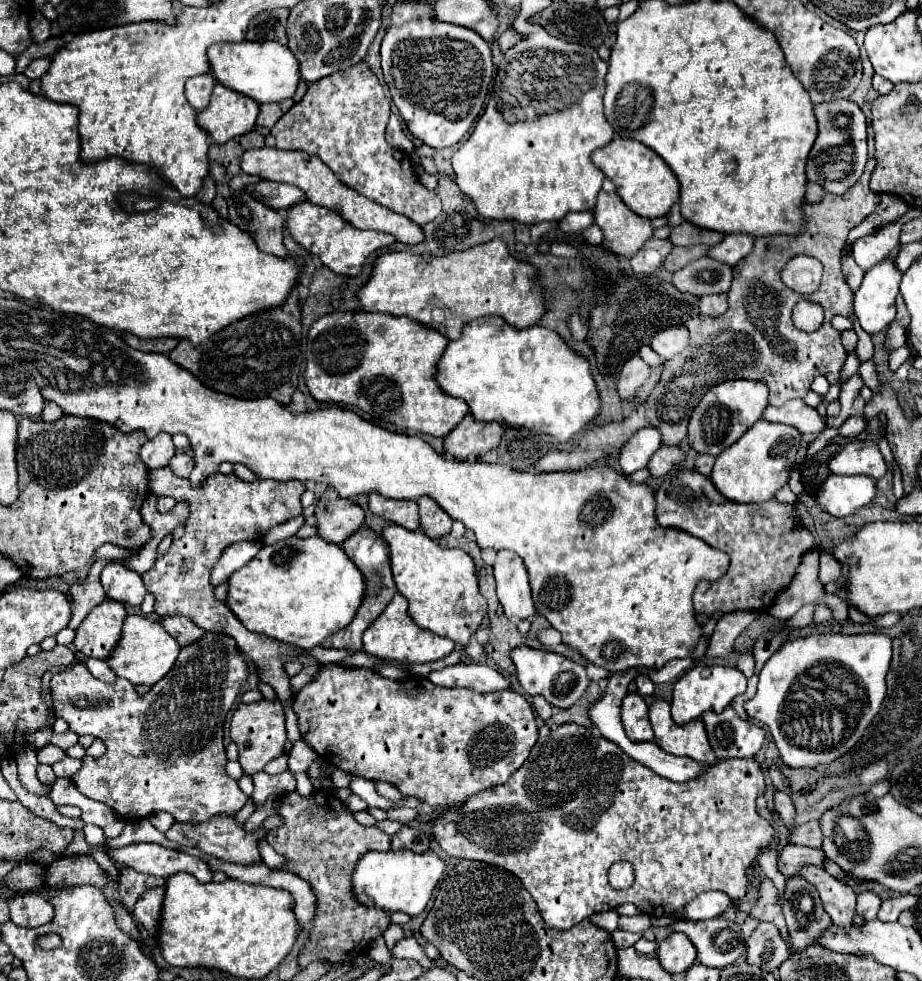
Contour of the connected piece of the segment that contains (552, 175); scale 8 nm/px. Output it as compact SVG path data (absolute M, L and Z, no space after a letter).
M524 23L518 31L524 31L528 37L504 53L490 101L472 135L452 155L452 167L460 191L474 201L482 217L514 219L534 225L542 221L560 221L570 211L592 211L596 207L604 173L594 167L590 153L608 145L614 137L614 129L608 125L602 111L608 65L598 57L596 49L556 39L536 23Z

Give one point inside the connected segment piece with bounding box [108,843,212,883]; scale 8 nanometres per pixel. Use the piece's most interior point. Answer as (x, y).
(150, 858)

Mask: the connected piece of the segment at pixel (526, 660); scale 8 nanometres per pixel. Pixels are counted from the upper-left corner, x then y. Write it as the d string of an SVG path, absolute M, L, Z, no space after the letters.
M522 645L522 647L516 647L510 653L510 657L516 665L516 677L522 683L524 691L532 697L534 695L546 697L546 701L554 707L560 707L560 709L572 707L582 697L586 687L590 685L586 669L582 665L558 655L558 653L548 653L548 651L542 651L542 649L532 649L532 647Z

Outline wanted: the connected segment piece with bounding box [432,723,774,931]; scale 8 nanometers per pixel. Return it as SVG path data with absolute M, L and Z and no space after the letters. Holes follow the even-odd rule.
M570 723L570 725L560 725L560 727L552 729L542 741L538 741L532 747L530 757L524 761L524 765L504 785L496 785L492 789L486 789L486 791L472 795L466 803L462 803L462 809L444 809L442 813L438 813L432 819L432 835L450 857L476 859L476 861L498 865L498 867L514 873L518 879L522 879L524 887L534 897L546 925L550 929L556 929L556 931L566 931L566 929L578 925L582 919L592 917L594 913L616 909L624 903L634 903L642 913L646 913L650 917L662 917L662 915L680 913L684 909L684 905L688 905L692 899L696 899L700 893L706 893L706 891L722 891L728 897L744 897L744 893L748 889L748 879L746 879L744 869L754 863L754 859L760 855L760 851L772 847L772 843L774 843L774 827L756 813L756 799L760 795L764 795L764 773L762 773L756 759L720 761L720 763L708 767L700 777L694 777L692 781L676 783L676 781L668 781L666 777L656 775L652 769L632 761L616 743L596 735L594 731L590 731L590 727ZM616 861L630 861L634 865L636 879L634 879L634 885L630 889L616 891L610 887L608 869Z

